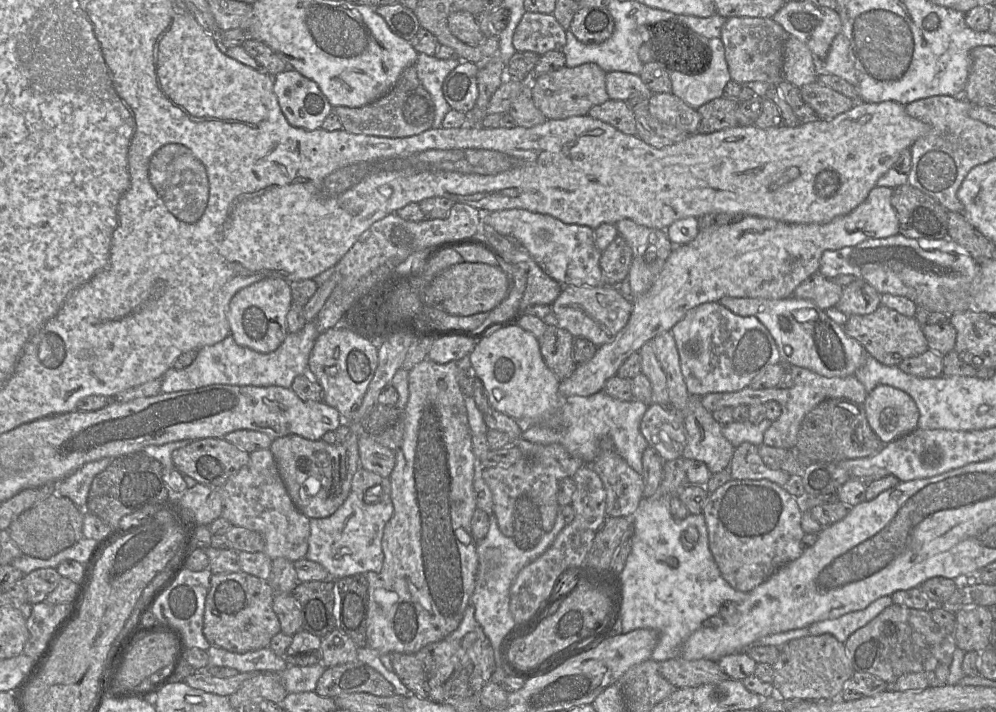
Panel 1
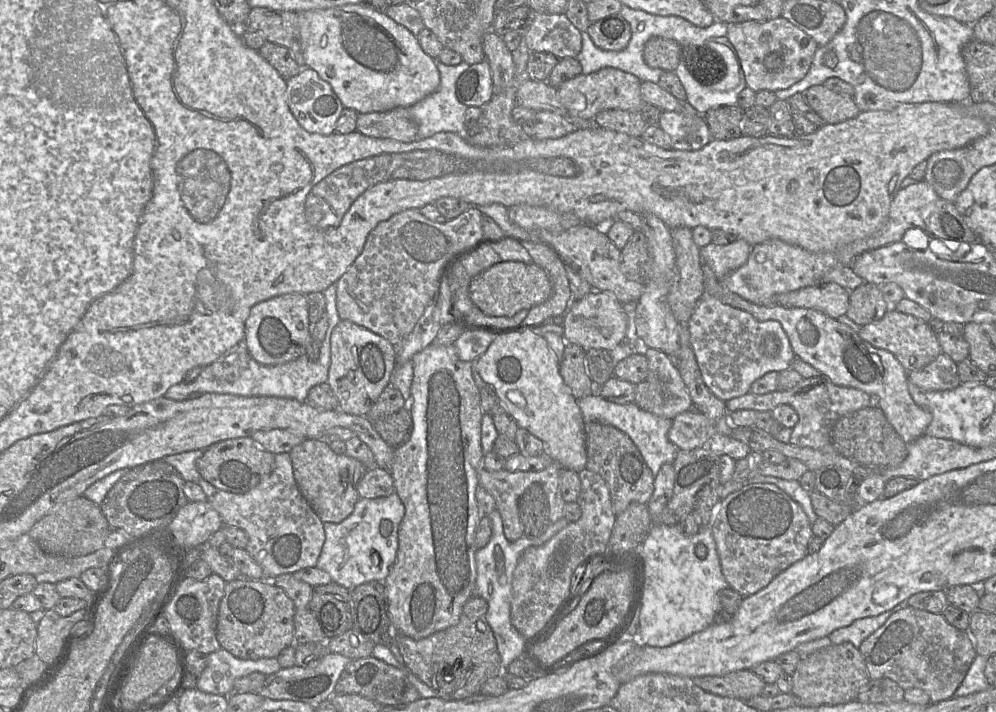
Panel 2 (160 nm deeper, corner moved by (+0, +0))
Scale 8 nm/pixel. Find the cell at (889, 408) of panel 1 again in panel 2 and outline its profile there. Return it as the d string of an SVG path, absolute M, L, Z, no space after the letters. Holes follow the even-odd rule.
M732 292L723 295L721 300L732 307L745 310L757 320L778 321L788 336L796 358L814 367L832 383L877 396L879 408L908 444L925 434L932 415L914 402L908 390L908 372L892 353L875 348L863 341L849 326L815 309L754 304Z

